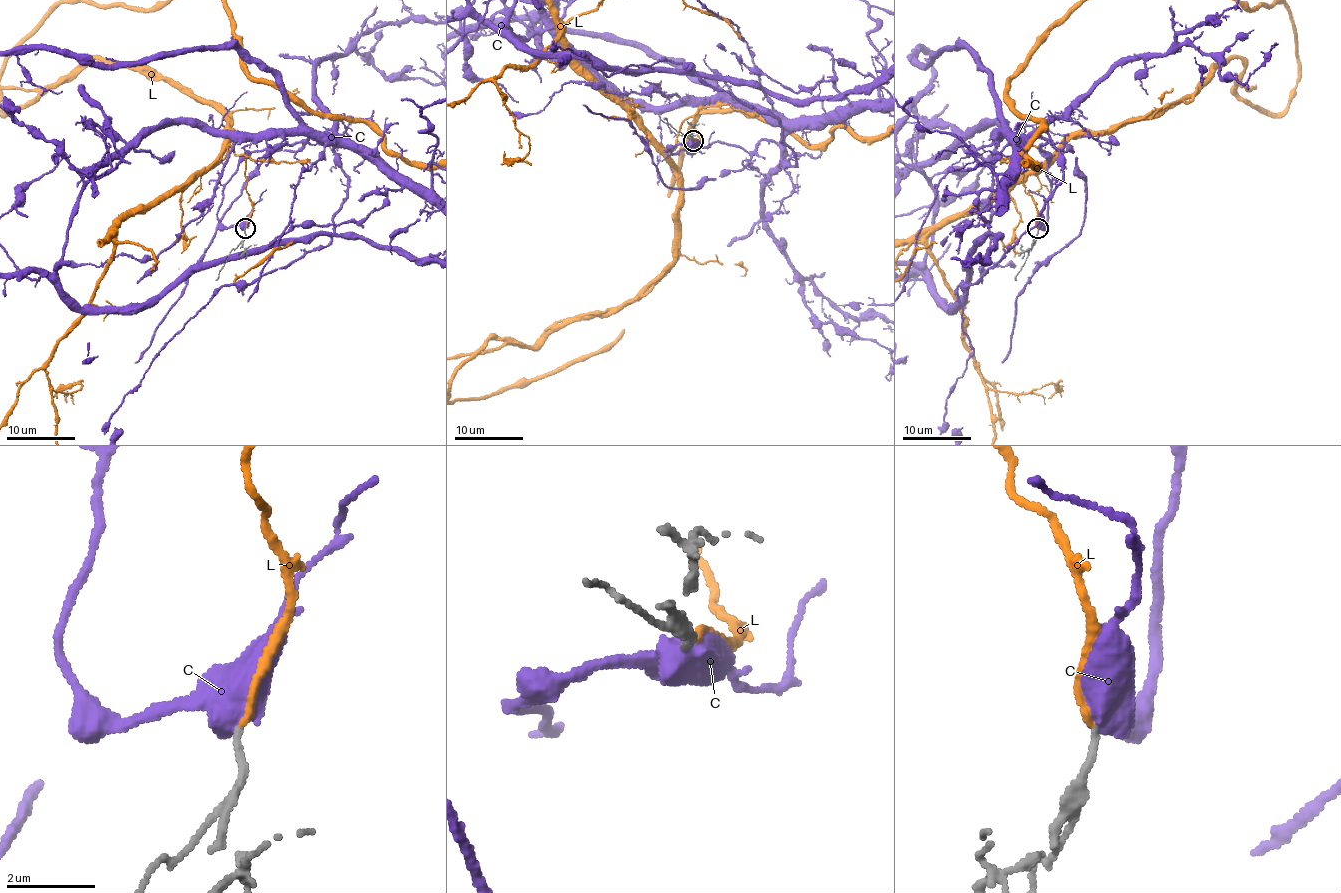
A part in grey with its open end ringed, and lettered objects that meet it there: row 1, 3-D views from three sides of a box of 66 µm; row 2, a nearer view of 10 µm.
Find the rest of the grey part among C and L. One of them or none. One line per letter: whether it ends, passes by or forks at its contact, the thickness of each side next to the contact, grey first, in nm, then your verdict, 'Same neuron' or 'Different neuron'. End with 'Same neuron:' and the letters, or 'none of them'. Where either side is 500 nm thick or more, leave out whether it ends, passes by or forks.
C: Thickness 150 nm (grey) against 700 nm. Different neuron
L: It ends there. Thickness 140 nm (grey) against 140 nm. Same neuron
Same neuron: L

